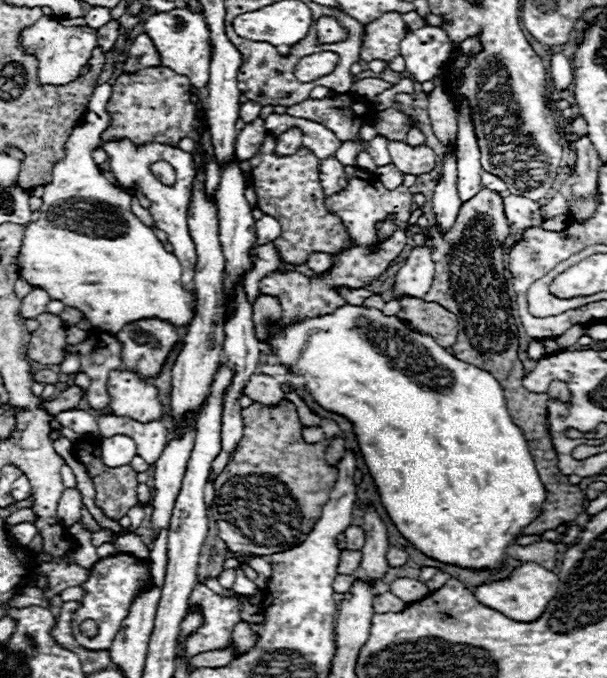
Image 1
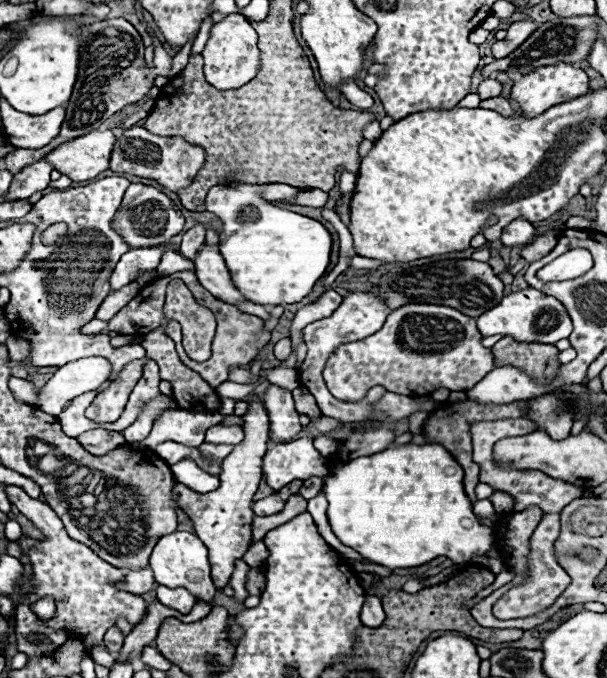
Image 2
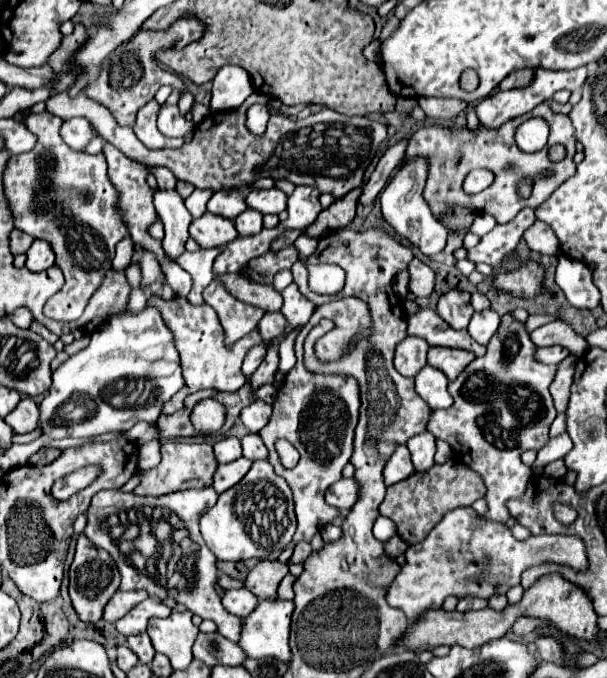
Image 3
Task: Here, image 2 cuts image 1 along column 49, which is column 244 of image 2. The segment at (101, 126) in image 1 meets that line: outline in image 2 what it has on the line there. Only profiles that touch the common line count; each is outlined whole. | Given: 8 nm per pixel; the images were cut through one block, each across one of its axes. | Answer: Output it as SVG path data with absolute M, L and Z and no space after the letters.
M230 182L212 188L206 210L222 220L220 254L240 292L256 304L296 304L308 296L330 264L332 236L322 222L294 214L260 198L254 184Z

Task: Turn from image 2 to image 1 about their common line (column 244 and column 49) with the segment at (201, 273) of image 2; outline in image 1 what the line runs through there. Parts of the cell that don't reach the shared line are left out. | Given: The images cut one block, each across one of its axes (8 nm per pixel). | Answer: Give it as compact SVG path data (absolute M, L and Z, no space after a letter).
M34 288L26 298L22 298L22 306L20 306L20 314L24 318L36 318L46 310L46 304L50 302L48 294L40 288Z

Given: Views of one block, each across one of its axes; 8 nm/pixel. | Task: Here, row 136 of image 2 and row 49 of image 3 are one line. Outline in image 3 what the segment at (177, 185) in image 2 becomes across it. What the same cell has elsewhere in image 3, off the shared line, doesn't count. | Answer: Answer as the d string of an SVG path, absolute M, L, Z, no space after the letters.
M182 16L178 18L172 26L168 26L166 30L140 30L136 32L128 44L120 46L118 50L114 50L104 62L102 62L102 70L100 70L100 76L92 78L86 88L84 88L84 94L92 100L96 100L98 104L106 106L112 116L116 118L116 122L120 126L132 126L134 124L134 116L138 112L140 106L144 106L148 100L154 98L156 90L164 84L170 84L172 88L180 88L180 90L186 90L184 84L168 70L164 70L158 60L156 60L156 54L160 50L166 50L166 48L184 48L196 40L200 40L206 32L206 26L204 22L196 20L194 16Z

